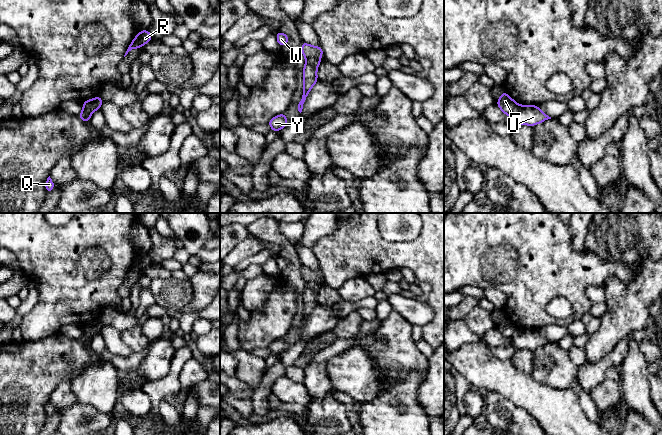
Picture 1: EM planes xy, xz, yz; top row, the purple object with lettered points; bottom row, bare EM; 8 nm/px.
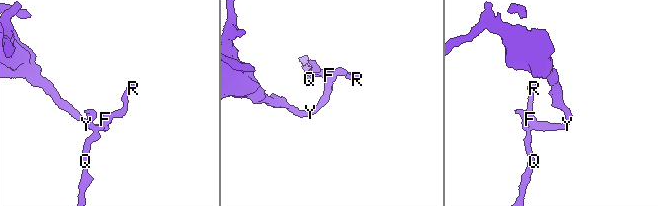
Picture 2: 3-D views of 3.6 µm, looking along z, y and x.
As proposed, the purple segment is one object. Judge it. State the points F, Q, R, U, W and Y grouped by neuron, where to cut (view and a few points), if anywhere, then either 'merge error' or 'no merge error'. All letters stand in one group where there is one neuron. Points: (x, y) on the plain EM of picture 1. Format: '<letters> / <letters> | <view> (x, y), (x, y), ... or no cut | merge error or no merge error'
F Q R W / U Y | xy (90, 333), (83, 335), (85, 345) | merge error

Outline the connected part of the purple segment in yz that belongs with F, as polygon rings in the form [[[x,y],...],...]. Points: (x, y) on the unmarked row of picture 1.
[[[504,314],[500,320],[500,322],[496,325],[496,328],[503,336],[503,338],[507,340],[511,340],[513,337],[514,332],[516,331],[517,327],[513,324]]]

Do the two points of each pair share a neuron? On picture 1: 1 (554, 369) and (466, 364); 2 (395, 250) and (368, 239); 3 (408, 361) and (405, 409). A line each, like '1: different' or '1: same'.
1: different
2: same
3: same

